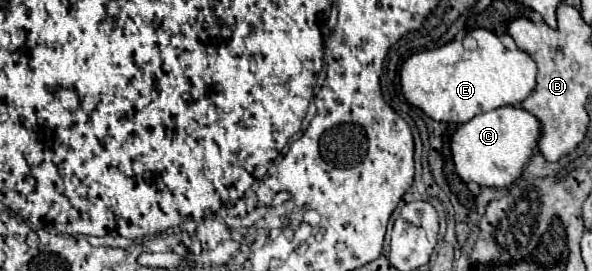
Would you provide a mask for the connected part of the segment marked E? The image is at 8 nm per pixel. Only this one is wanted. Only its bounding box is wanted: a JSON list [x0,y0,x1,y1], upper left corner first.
[401,29,537,123]

